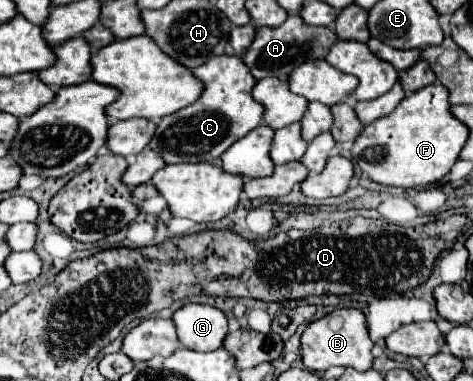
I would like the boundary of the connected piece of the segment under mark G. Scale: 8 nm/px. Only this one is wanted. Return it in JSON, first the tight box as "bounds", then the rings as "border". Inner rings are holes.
{"bounds":[172,304,228,350],"border":[[[186,304],[172,316],[180,342],[190,350],[218,350],[228,334],[228,318],[208,304]]]}

